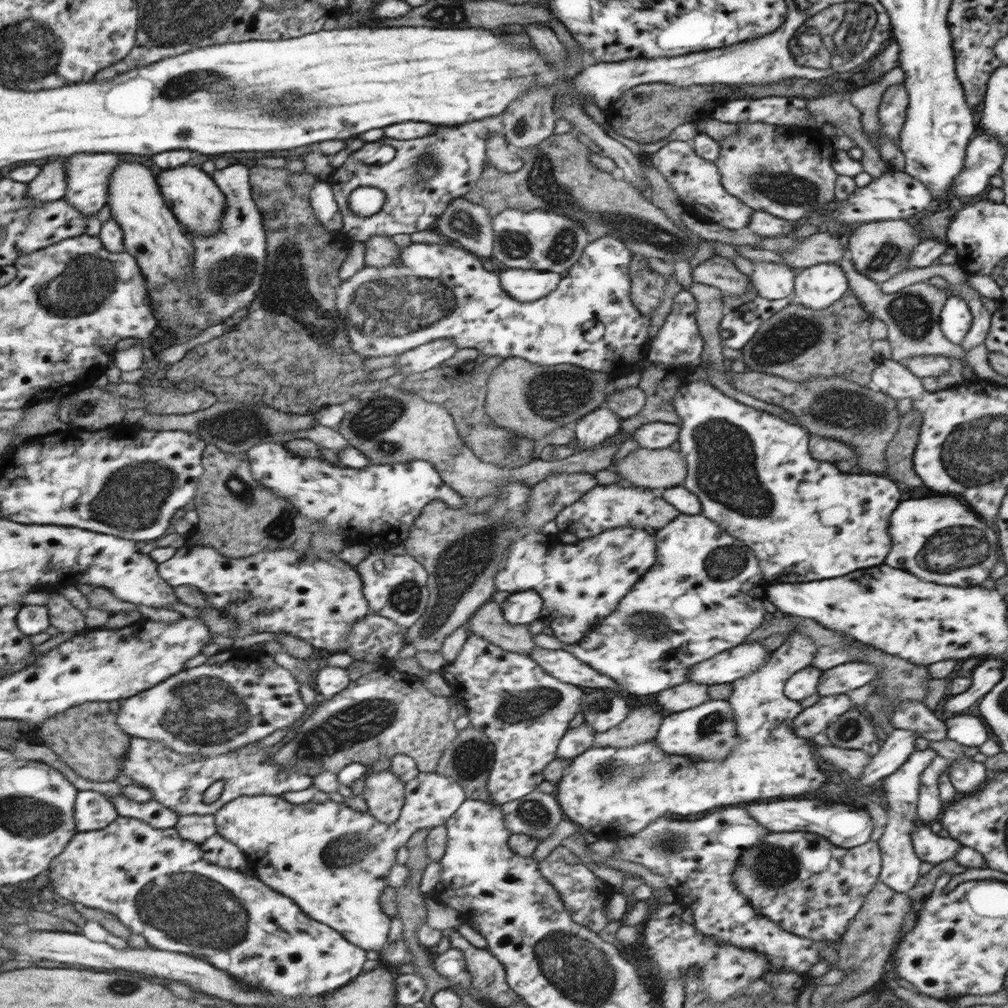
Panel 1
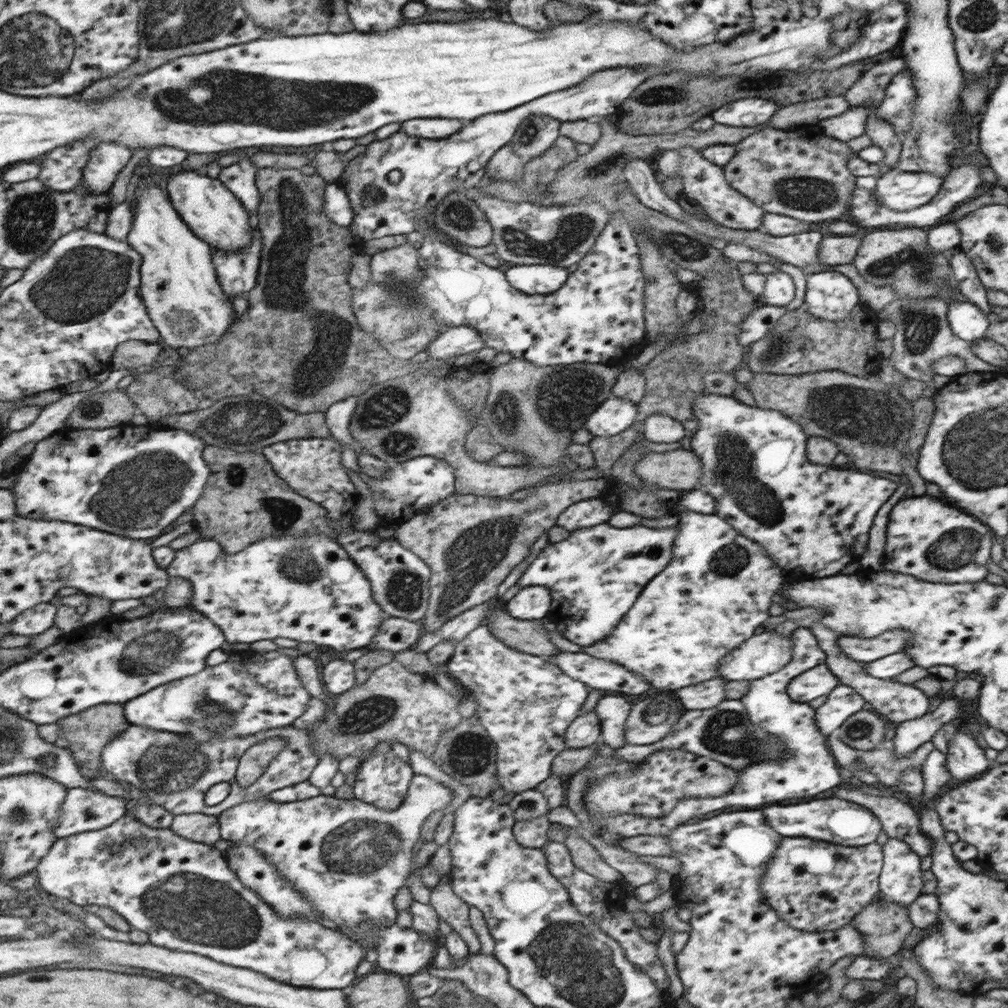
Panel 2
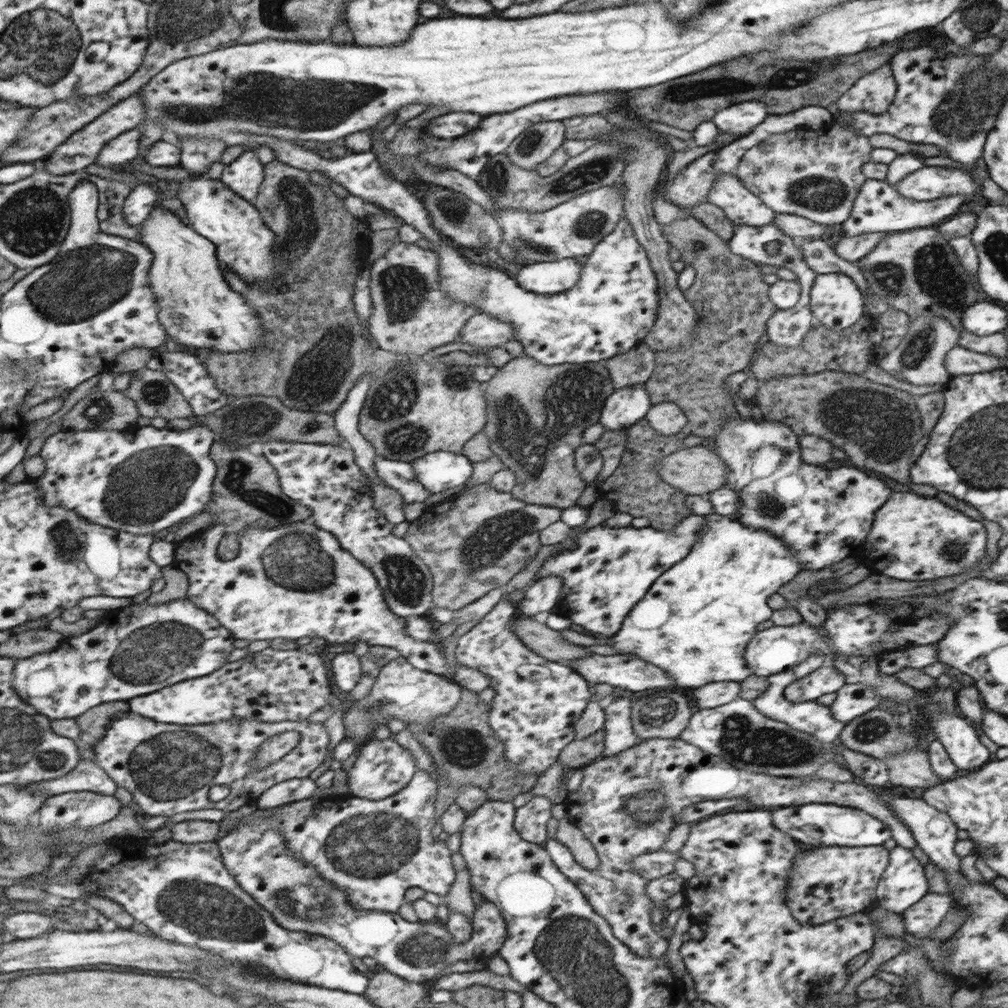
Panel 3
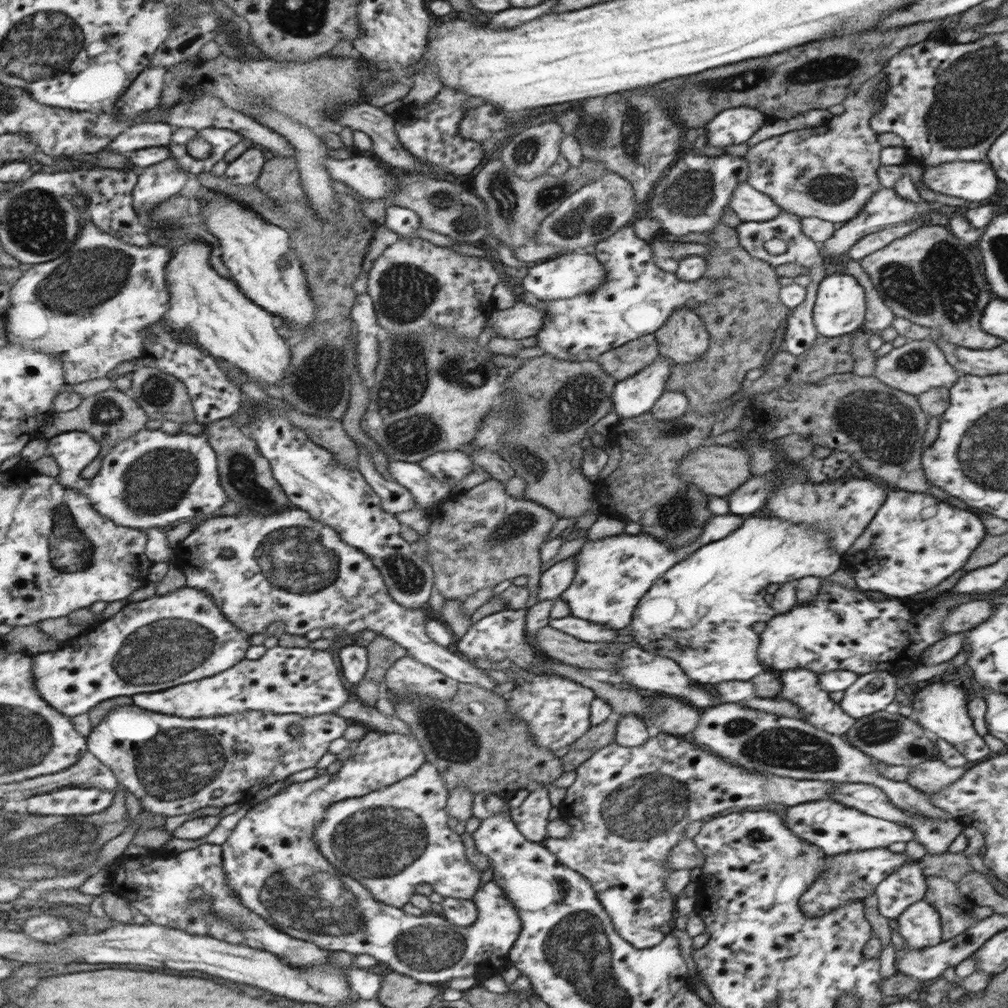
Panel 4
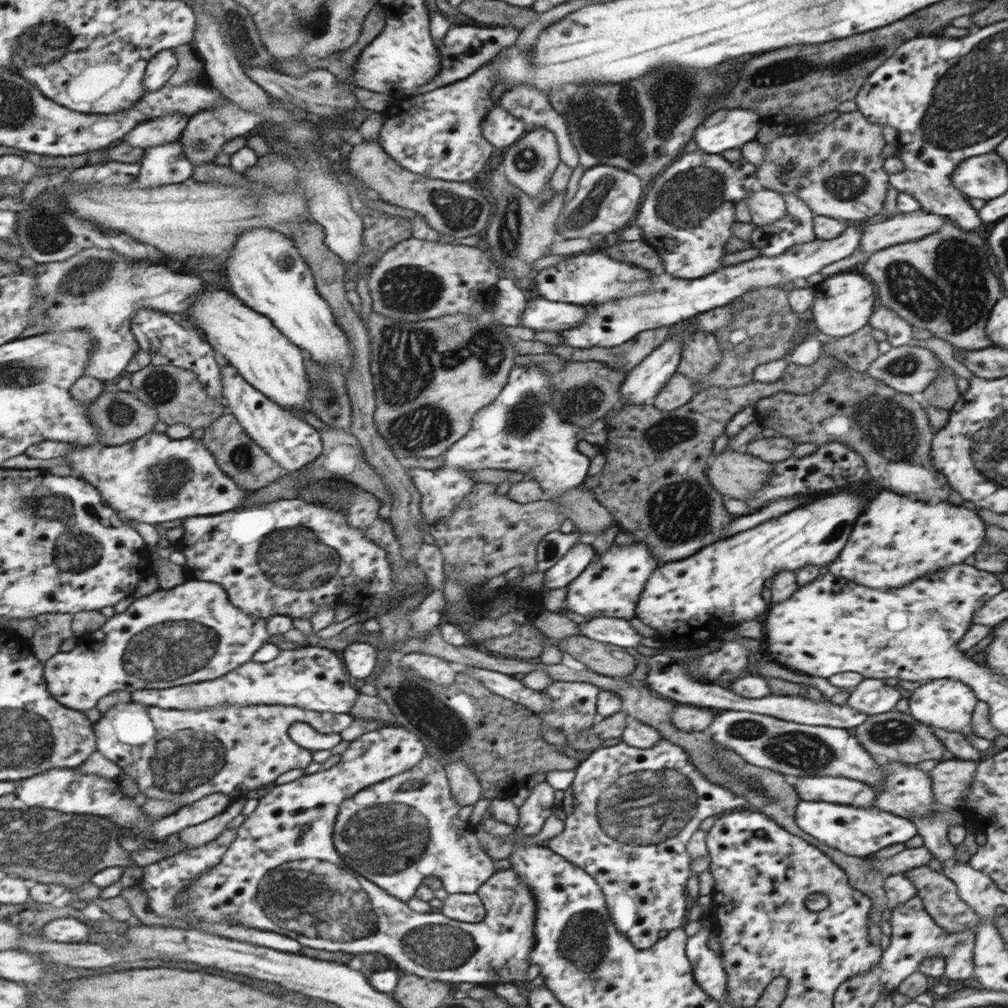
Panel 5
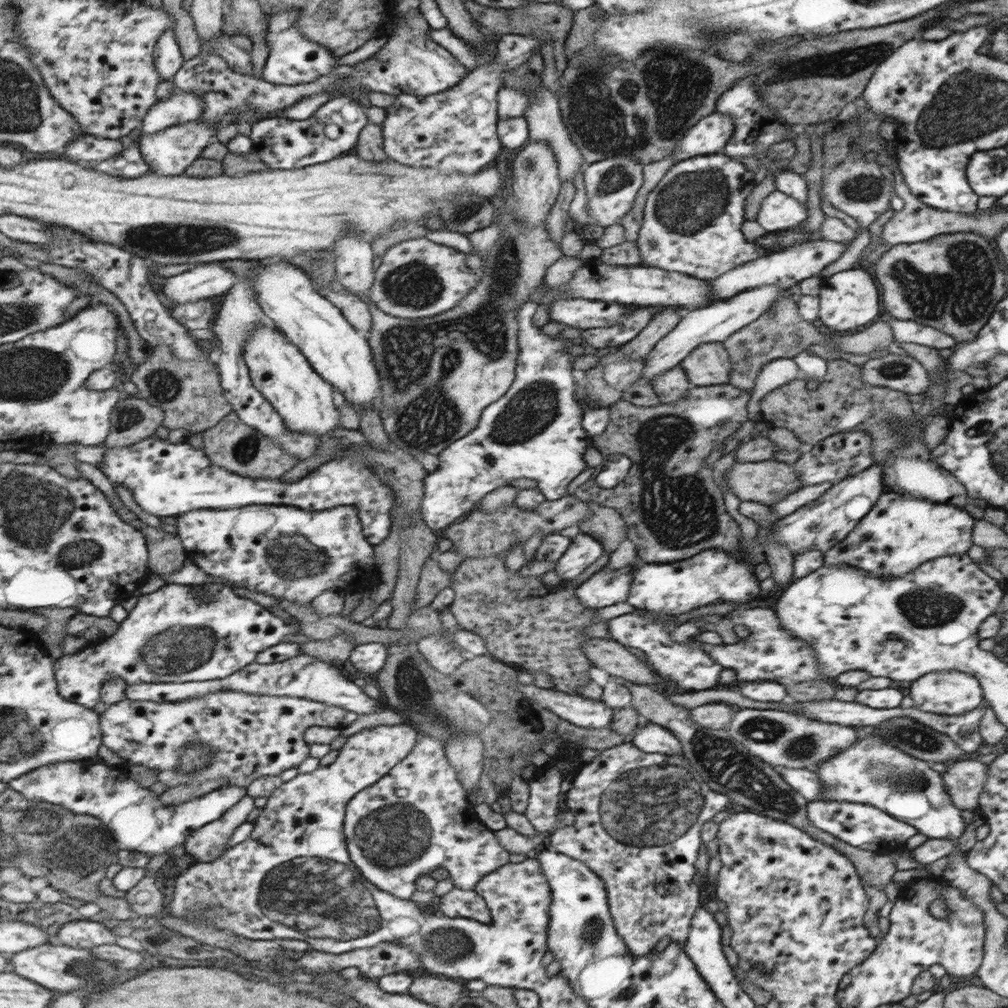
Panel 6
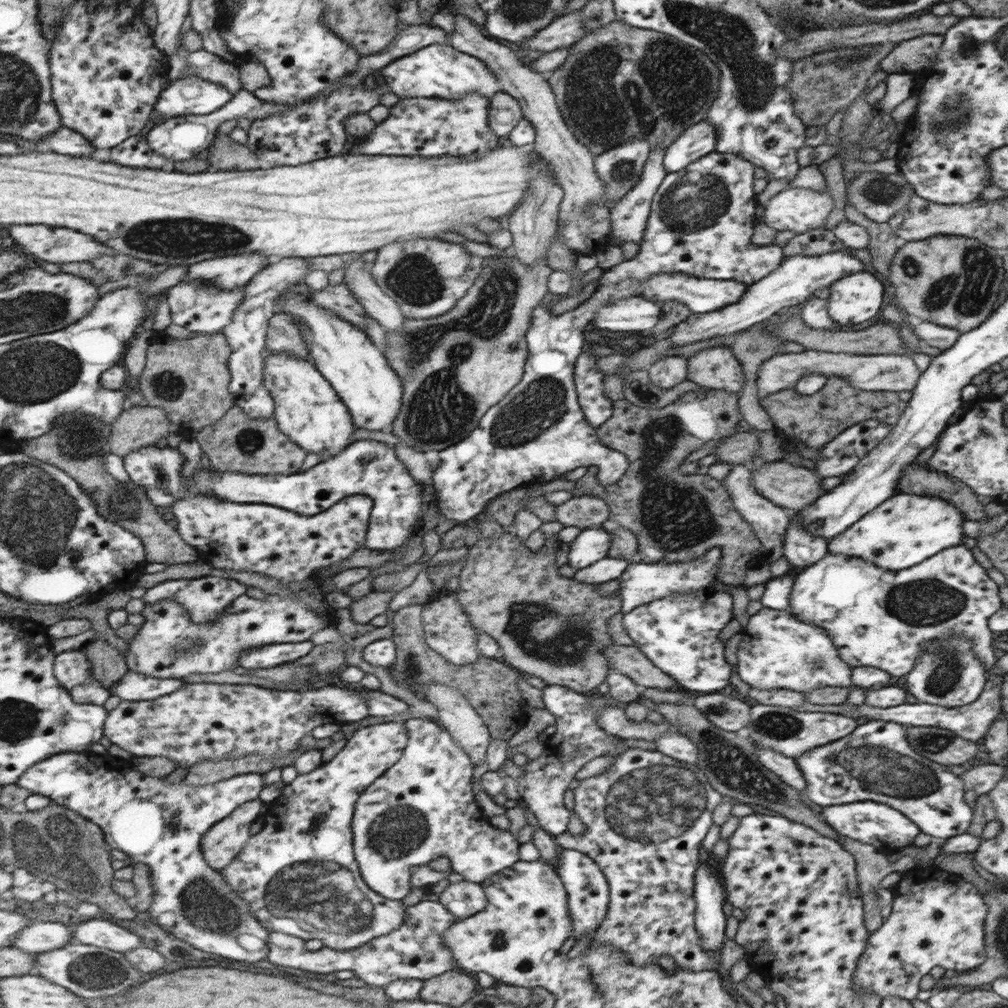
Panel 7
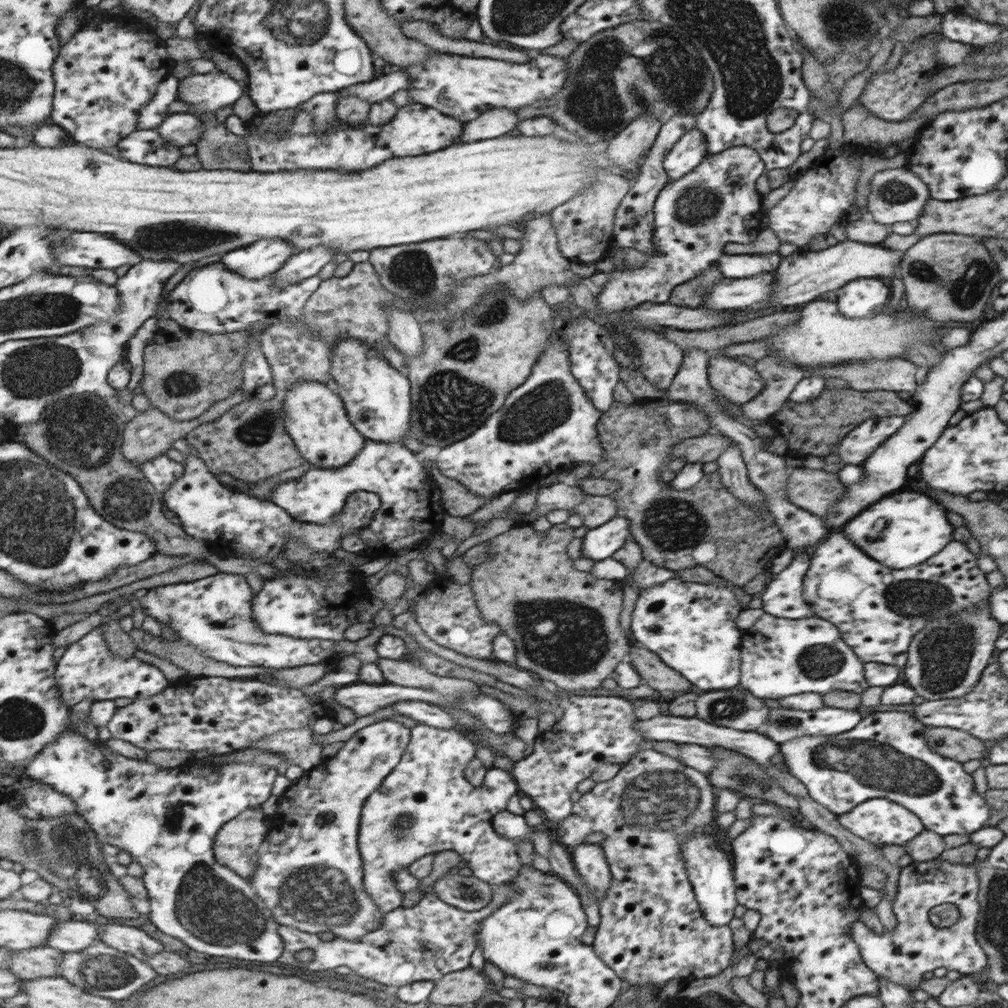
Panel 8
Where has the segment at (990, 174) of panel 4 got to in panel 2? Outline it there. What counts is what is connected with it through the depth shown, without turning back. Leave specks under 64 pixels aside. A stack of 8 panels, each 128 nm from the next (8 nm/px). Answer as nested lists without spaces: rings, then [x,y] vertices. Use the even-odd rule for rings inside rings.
[[[886,169],[876,178],[875,197],[880,206],[905,212],[923,206],[940,191],[943,177],[928,172],[899,172]]]

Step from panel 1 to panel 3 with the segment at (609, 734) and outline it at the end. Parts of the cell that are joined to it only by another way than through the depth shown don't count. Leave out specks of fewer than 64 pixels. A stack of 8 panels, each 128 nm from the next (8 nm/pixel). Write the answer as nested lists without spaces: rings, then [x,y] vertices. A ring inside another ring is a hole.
[[[653,692],[653,696],[641,696],[631,704],[632,733],[641,740],[650,738],[673,739],[688,726],[693,714],[693,700],[685,692]]]

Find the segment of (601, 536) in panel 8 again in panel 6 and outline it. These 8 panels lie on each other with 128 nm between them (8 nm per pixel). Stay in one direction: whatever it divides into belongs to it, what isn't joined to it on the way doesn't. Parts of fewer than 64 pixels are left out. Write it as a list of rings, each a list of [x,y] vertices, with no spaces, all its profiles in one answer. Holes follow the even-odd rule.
[[[578,533],[556,561],[555,574],[559,576],[561,583],[574,579],[589,568],[589,564],[596,563],[603,554],[604,548],[601,542],[590,535]]]

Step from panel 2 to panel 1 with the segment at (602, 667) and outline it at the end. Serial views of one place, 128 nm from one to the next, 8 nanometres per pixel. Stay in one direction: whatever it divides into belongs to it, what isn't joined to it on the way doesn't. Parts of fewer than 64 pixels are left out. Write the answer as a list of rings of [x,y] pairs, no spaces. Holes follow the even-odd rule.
[[[537,647],[529,651],[527,656],[531,661],[537,662],[537,665],[553,678],[579,686],[585,690],[595,688],[610,688],[612,691],[617,690],[618,684],[613,682],[609,677],[591,669],[579,660],[575,660],[572,653],[565,652],[562,648],[557,650],[548,650]]]

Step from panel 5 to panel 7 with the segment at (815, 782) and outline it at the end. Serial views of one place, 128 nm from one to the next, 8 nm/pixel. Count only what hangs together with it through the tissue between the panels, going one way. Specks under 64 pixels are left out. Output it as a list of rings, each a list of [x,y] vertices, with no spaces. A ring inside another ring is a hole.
[[[754,743],[753,746],[756,757],[767,770],[770,770],[775,776],[779,777],[781,782],[796,791],[804,790],[806,782],[794,759],[768,748],[760,748]]]

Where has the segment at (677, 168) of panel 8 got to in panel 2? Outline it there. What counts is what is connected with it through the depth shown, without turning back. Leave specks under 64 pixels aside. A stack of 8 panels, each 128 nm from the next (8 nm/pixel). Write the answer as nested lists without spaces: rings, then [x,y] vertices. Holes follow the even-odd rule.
[[[762,98],[739,99],[717,108],[709,117],[713,123],[729,127],[754,127],[767,123],[778,106]]]

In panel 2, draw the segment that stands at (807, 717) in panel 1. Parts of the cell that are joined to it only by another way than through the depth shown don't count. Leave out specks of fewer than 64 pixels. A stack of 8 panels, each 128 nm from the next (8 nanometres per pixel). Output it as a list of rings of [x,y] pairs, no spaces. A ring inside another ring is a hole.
[[[840,683],[827,693],[825,702],[815,709],[816,727],[825,736],[834,734],[838,726],[852,714],[861,711],[864,700],[850,686]]]

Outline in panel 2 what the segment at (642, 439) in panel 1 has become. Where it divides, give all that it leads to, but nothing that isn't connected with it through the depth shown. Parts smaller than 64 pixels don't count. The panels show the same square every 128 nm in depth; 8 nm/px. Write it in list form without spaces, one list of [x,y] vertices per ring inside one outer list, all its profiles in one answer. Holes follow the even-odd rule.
[[[650,414],[642,424],[642,438],[649,442],[677,442],[686,435],[683,425],[664,414]]]

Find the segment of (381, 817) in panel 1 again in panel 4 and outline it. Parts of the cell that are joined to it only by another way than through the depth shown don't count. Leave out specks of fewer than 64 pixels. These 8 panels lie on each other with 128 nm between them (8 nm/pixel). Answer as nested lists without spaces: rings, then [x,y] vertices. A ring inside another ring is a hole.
[[[370,731],[357,742],[352,756],[339,772],[323,775],[305,782],[292,783],[277,796],[254,806],[240,819],[222,844],[224,869],[229,884],[253,912],[265,917],[271,924],[292,937],[316,942],[321,948],[342,950],[349,954],[367,954],[377,962],[387,964],[393,972],[403,974],[421,983],[442,983],[459,977],[499,975],[508,965],[507,951],[517,938],[521,923],[516,909],[504,896],[499,884],[488,881],[479,886],[471,897],[475,905],[475,920],[467,927],[453,926],[443,916],[422,914],[411,916],[400,908],[377,902],[370,892],[350,876],[337,873],[334,866],[319,850],[314,830],[323,822],[333,804],[369,794],[403,780],[424,764],[424,756],[416,739],[410,734]]]

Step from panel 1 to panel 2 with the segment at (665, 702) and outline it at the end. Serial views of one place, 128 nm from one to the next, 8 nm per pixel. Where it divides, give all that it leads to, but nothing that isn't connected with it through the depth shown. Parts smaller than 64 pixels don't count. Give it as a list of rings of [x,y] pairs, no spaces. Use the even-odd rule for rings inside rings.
[[[713,677],[700,683],[689,685],[674,691],[671,694],[681,703],[685,710],[706,709],[715,706],[724,698],[724,684],[727,680]]]

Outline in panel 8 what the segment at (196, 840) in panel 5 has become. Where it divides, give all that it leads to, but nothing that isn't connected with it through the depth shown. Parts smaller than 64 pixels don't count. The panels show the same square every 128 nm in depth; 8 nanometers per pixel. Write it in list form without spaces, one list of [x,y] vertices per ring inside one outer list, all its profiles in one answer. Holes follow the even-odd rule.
[[[249,808],[218,832],[214,855],[218,862],[250,880],[258,865],[258,852],[271,828],[263,808]]]

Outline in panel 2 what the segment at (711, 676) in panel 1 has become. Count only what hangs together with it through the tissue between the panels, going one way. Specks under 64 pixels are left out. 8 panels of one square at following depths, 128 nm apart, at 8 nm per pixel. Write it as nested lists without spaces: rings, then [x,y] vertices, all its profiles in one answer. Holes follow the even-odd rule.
[[[774,630],[751,635],[720,660],[717,677],[727,681],[752,681],[773,674],[789,664],[793,658],[791,649],[790,638]]]

